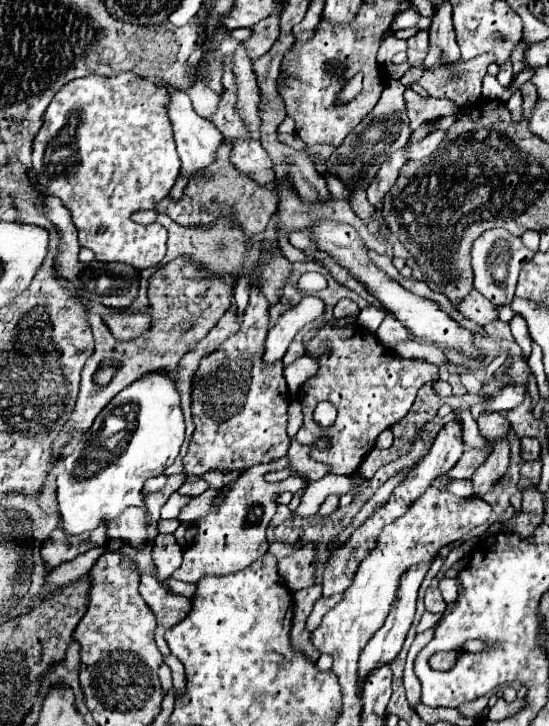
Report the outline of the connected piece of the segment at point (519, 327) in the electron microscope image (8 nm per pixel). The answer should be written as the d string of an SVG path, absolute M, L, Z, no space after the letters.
M515 315L509 325L511 325L511 335L513 335L515 343L521 347L523 359L527 361L529 355L531 355L531 349L533 349L533 343L531 343L531 337L529 337L529 331L527 331L527 323L519 315Z

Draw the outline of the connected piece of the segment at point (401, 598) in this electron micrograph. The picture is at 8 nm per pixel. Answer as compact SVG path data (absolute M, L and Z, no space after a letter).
M431 563L427 565L413 565L411 569L407 569L407 573L403 573L403 579L399 579L399 593L397 593L397 599L395 599L395 605L391 605L391 611L389 611L389 617L385 621L385 625L375 633L375 637L367 643L367 647L363 649L361 657L359 657L359 679L363 681L373 669L385 665L385 663L391 663L401 647L403 647L403 641L407 637L407 631L413 623L413 615L415 615L415 601L417 601L417 591L421 587L421 581L425 577L425 573L429 571Z

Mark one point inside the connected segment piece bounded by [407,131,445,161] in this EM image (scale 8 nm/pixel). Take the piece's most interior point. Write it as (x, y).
(424, 148)

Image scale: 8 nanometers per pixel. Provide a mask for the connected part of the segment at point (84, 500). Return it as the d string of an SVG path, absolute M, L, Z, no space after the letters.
M149 373L141 377L139 381L123 389L99 417L105 417L107 413L135 417L137 429L129 437L125 451L91 479L77 479L73 475L73 469L79 463L79 447L69 457L65 457L65 471L57 477L57 503L61 525L67 535L93 531L103 521L117 517L129 505L137 505L147 513L141 495L145 481L149 477L161 475L159 471L175 461L185 439L185 423L179 409L179 393L173 385L173 373Z

